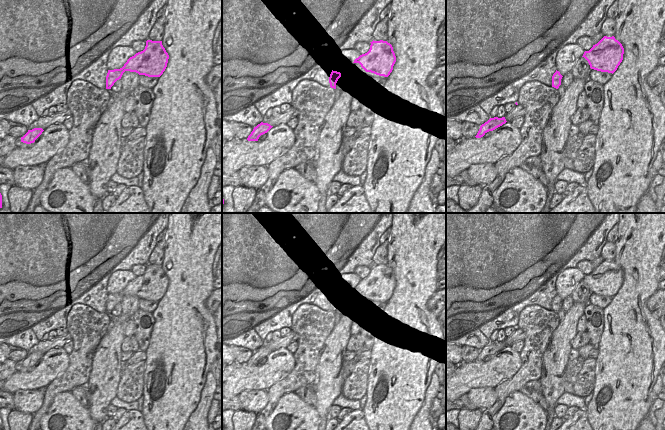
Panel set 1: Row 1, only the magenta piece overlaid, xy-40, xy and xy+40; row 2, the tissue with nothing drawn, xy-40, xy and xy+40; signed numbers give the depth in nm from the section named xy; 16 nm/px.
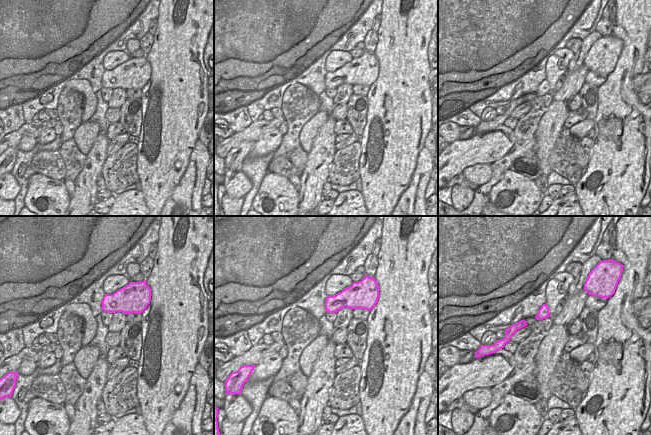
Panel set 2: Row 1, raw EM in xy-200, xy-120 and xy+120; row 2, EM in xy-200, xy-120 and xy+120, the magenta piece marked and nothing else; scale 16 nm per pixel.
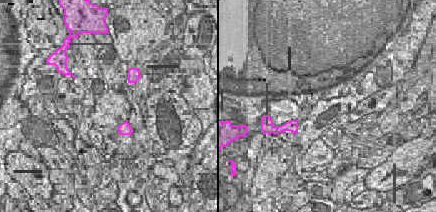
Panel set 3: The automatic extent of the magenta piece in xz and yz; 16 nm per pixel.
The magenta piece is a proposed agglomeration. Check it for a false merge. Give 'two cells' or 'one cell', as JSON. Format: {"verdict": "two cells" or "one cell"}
{"verdict": "two cells"}

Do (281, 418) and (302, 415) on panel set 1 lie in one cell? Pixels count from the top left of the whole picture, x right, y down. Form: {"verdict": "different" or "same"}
{"verdict": "same"}

